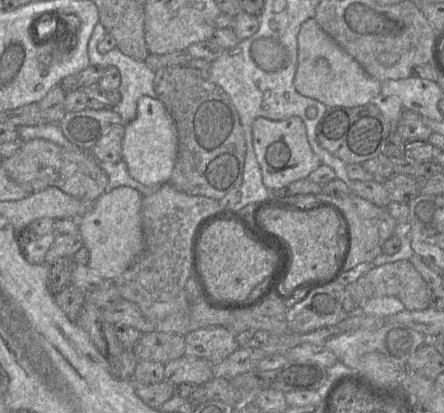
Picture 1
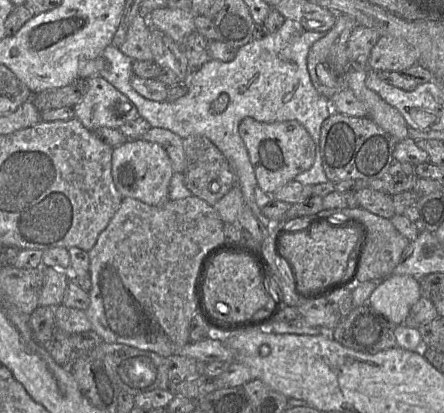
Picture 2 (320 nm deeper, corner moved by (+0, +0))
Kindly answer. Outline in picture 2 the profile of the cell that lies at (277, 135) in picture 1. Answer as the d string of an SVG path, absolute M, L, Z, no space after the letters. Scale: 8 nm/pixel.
M247 117L240 122L238 131L254 169L257 187L267 194L272 194L294 181L296 176L309 170L314 163L315 143L298 121L263 123Z

